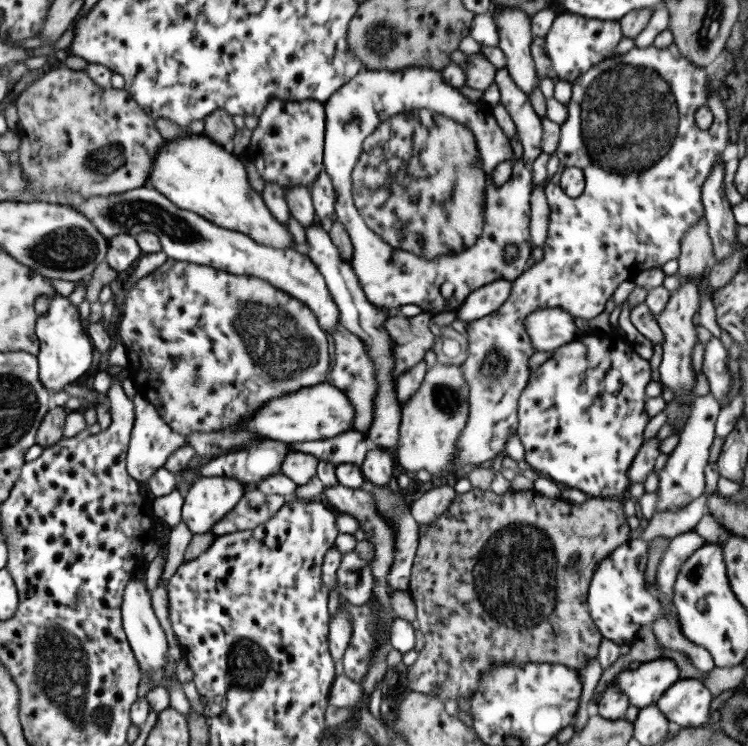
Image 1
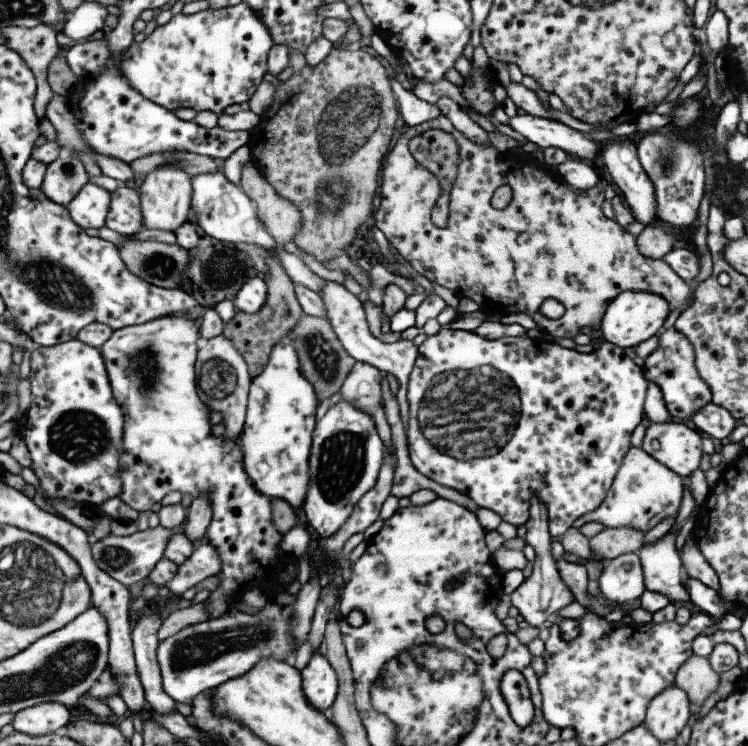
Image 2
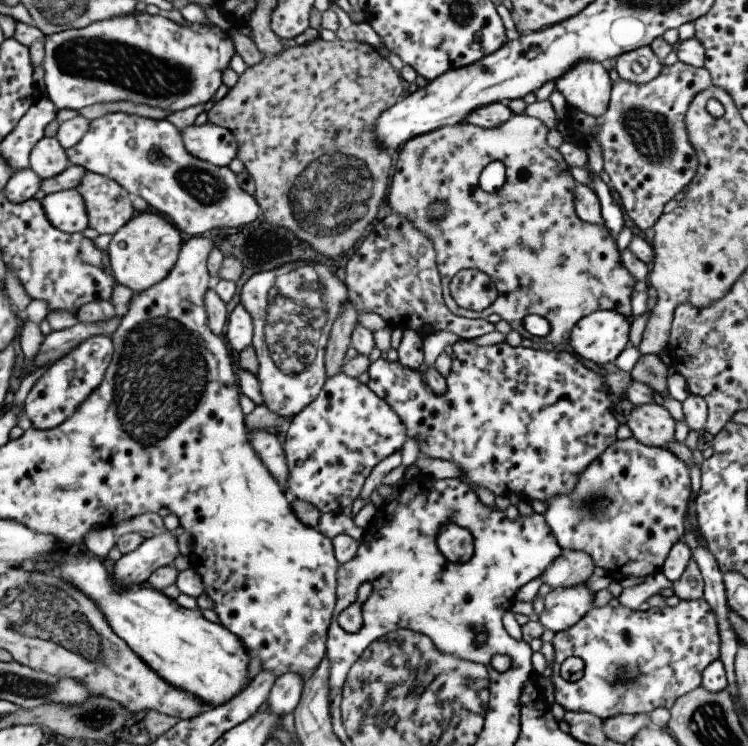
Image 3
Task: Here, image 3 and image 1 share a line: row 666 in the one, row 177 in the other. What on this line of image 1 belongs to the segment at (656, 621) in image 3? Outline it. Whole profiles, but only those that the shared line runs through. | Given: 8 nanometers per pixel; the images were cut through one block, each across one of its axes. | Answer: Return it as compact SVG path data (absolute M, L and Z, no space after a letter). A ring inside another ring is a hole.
M671 43L668 47L658 49L653 45L648 46L631 46L625 53L611 53L609 57L604 58L602 62L595 66L591 66L585 74L581 74L577 80L571 83L571 98L565 105L567 109L567 117L560 125L559 140L554 150L555 156L558 158L558 167L556 173L548 177L542 187L547 202L548 225L546 228L546 237L542 244L542 257L539 261L530 262L528 267L517 277L512 280L509 296L503 301L503 304L492 313L486 314L483 318L466 323L467 350L466 357L460 364L462 368L462 377L466 382L466 401L469 404L469 414L467 414L467 422L461 429L461 434L457 438L457 452L452 462L453 470L451 474L457 471L475 466L486 465L495 458L499 453L503 454L505 441L511 433L516 433L517 429L517 402L523 387L529 380L530 368L527 367L527 358L531 354L535 354L535 347L531 344L528 332L524 327L527 316L538 308L557 307L563 309L572 317L583 319L595 318L597 314L603 311L603 306L607 299L612 296L612 292L623 282L633 281L636 274L649 270L651 268L661 267L667 260L677 258L679 254L679 241L701 217L704 215L703 206L700 197L701 185L704 183L705 177L710 173L710 168L717 162L722 162L722 152L731 143L728 138L727 123L728 116L725 108L721 104L721 99L717 90L708 86L709 69L699 69L693 67L687 58L683 58L679 54L675 43ZM700 106L707 106L712 114L712 123L705 130L701 130L695 125L693 114ZM569 166L575 166L581 170L584 176L584 189L582 193L570 198L563 193L559 187L558 179L561 171Z

